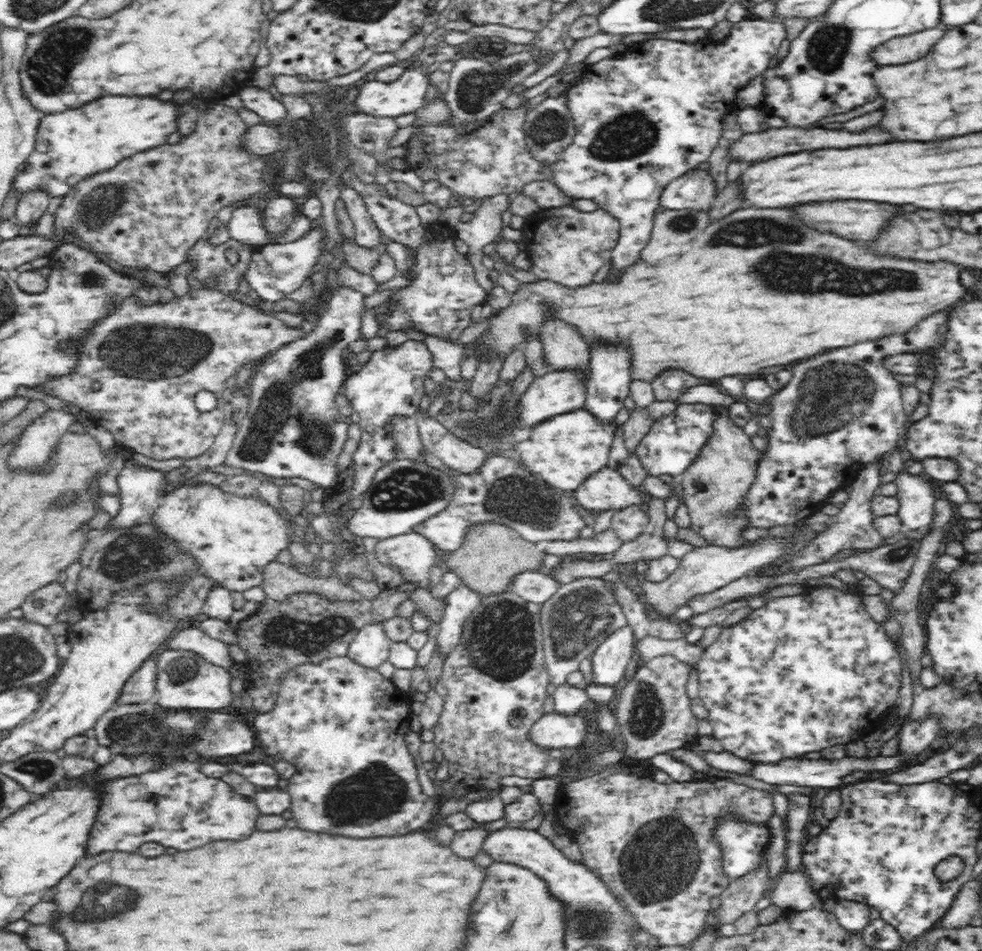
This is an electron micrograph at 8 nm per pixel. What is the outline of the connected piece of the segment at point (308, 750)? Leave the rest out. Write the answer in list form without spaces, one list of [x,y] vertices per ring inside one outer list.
[[[347,656],[321,660],[319,663],[306,663],[286,673],[277,692],[275,708],[267,714],[260,714],[249,724],[258,740],[258,746],[268,756],[280,756],[294,764],[296,773],[288,780],[286,792],[292,798],[292,814],[298,820],[298,828],[310,830],[310,832],[328,832],[328,834],[340,834],[350,838],[372,838],[372,836],[392,836],[392,834],[408,834],[412,830],[418,830],[428,824],[428,829],[433,820],[434,797],[426,795],[418,781],[418,766],[414,760],[414,754],[408,750],[406,734],[410,732],[410,718],[413,715],[411,704],[413,698],[398,689],[388,677],[381,676],[377,669],[364,668]]]

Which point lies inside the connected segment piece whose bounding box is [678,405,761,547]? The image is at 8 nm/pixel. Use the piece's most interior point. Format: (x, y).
(715, 488)

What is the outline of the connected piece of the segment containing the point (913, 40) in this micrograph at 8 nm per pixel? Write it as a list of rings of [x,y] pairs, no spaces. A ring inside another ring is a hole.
[[[940,25],[932,30],[888,40],[884,46],[875,48],[876,62],[880,62],[884,66],[892,66],[892,64],[908,64],[912,60],[920,60],[930,54],[930,50],[938,44],[938,40],[944,34],[946,34],[946,30],[942,30],[942,25]]]

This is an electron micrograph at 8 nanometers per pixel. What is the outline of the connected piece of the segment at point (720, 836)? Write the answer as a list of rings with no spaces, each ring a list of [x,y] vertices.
[[[726,820],[717,829],[716,839],[724,847],[724,871],[734,880],[752,870],[760,860],[761,852],[770,842],[768,826],[748,825]]]

